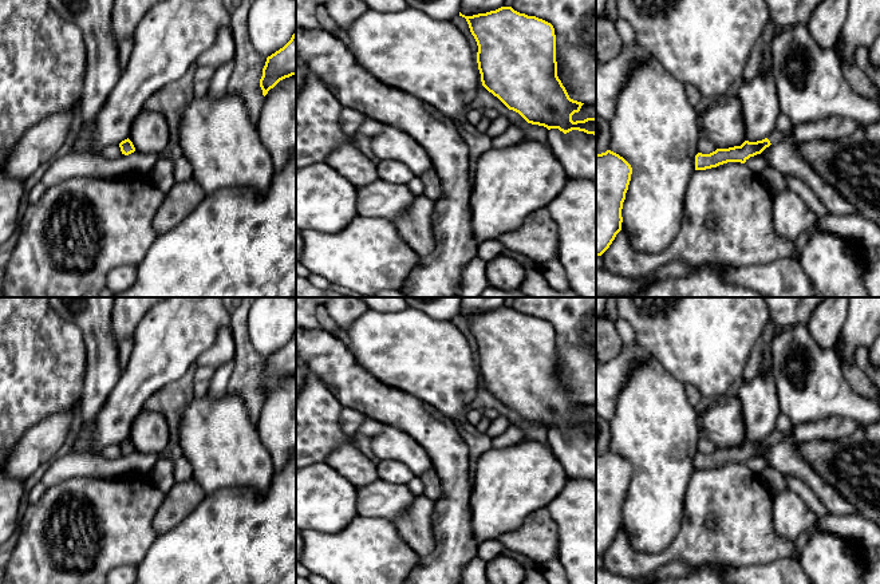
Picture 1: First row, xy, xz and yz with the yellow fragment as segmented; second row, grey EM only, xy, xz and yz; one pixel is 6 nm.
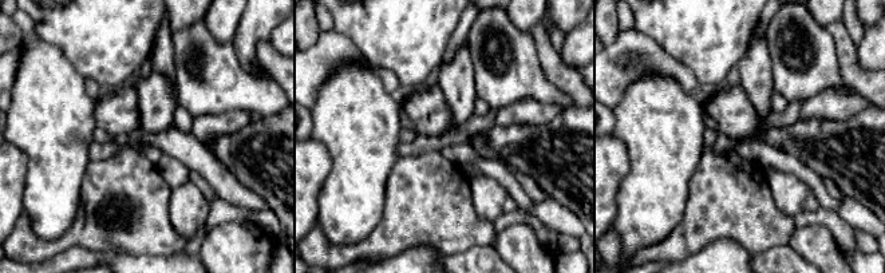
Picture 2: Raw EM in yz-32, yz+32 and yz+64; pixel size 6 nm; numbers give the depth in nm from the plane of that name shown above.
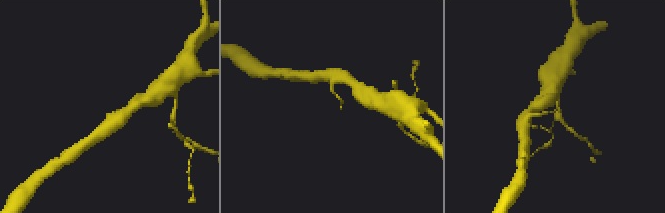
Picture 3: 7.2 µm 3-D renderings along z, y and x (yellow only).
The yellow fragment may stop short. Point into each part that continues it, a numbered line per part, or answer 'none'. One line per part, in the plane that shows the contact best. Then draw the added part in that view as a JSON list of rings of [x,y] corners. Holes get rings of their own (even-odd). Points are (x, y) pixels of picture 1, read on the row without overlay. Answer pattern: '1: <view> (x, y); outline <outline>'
1: yz (776, 435); outline [[[774,429],[769,435],[767,435],[767,439],[770,441],[770,443],[777,443],[777,442],[781,442],[781,441],[788,441],[788,439],[792,439],[793,438],[793,431],[790,435],[786,435],[781,431],[778,431],[777,429]]]

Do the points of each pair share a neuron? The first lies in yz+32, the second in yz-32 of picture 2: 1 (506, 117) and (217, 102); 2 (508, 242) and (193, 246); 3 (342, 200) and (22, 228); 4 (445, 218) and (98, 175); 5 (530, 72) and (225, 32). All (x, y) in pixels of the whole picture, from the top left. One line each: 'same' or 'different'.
1: different
2: different
3: different
4: same
5: different

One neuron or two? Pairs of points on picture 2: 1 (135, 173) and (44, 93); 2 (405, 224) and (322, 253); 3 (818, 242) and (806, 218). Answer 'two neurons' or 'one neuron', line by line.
1: two neurons
2: one neuron
3: two neurons

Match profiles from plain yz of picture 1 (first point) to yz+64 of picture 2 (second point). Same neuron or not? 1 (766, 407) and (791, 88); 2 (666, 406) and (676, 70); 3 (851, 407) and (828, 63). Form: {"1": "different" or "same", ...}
{"1": "different", "2": "different", "3": "same"}

